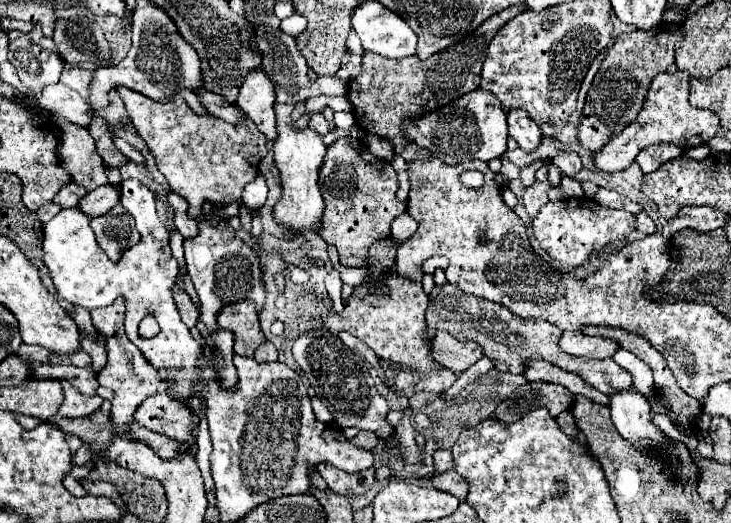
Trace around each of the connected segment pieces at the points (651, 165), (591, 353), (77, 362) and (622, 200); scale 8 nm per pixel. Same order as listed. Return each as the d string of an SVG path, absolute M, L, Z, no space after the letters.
M657 144L657 146L649 146L645 150L639 152L639 156L635 158L635 162L641 166L643 172L653 172L657 170L663 162L679 158L683 154L683 150L675 144Z
M575 330L575 332L563 332L559 344L561 344L561 348L567 354L583 356L583 358L597 358L597 360L611 358L613 352L617 352L621 348L621 344L617 340L585 336L579 330Z
M75 352L75 354L69 354L69 356L61 356L61 354L55 354L49 362L53 364L73 364L73 366L89 366L91 364L91 356L87 352Z
M599 188L599 204L607 206L607 208L619 208L619 210L627 210L631 214L637 214L641 210L641 206L637 202L627 200L625 196L617 194L615 190L607 190L607 188Z

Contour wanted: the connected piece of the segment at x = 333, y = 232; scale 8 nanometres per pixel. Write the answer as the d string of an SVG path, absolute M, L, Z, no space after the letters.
M355 138L335 140L325 154L319 170L319 188L325 200L325 212L319 222L319 236L335 244L343 266L359 268L369 262L369 248L391 236L391 222L406 210L396 197L397 174L387 160L375 158L365 142Z

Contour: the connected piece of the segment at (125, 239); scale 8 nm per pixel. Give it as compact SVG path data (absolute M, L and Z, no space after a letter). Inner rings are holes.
M117 206L103 216L91 218L91 228L97 236L97 244L113 262L117 262L117 258L121 258L125 250L129 250L139 242L135 220L131 218L129 212L123 210L123 206ZM111 218L127 218L127 220L111 220Z

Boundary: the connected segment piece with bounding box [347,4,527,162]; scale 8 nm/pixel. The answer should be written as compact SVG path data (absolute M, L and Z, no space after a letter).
M517 4L513 8L507 8L505 12L497 12L497 16L485 20L485 24L481 24L465 40L451 44L449 48L429 56L427 60L421 60L415 54L407 58L399 58L399 60L389 60L379 54L365 52L361 72L357 78L349 82L349 92L347 92L347 98L353 106L353 116L359 128L367 136L379 136L383 140L389 140L393 144L395 156L403 156L405 162L429 160L431 152L417 146L413 140L405 136L403 122L419 120L451 104L463 94L477 90L479 78L481 78L481 66L485 60L485 48L489 46L489 40L493 40L497 30L503 24L507 24L509 18L517 16L523 10L527 10L525 4Z

